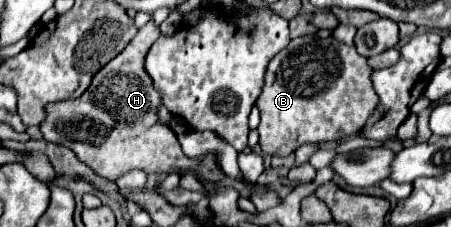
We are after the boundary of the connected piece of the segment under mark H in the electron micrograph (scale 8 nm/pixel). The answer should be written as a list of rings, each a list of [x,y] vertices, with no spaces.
[[[153,22],[145,24],[133,42],[93,76],[89,88],[79,98],[47,104],[41,134],[47,142],[71,148],[83,164],[111,182],[133,168],[141,168],[147,174],[191,168],[201,172],[205,180],[219,182],[225,176],[215,160],[187,158],[175,132],[167,124],[159,122],[157,110],[161,106],[161,92],[155,88],[151,76],[145,70],[147,50],[159,36],[161,32]]]

